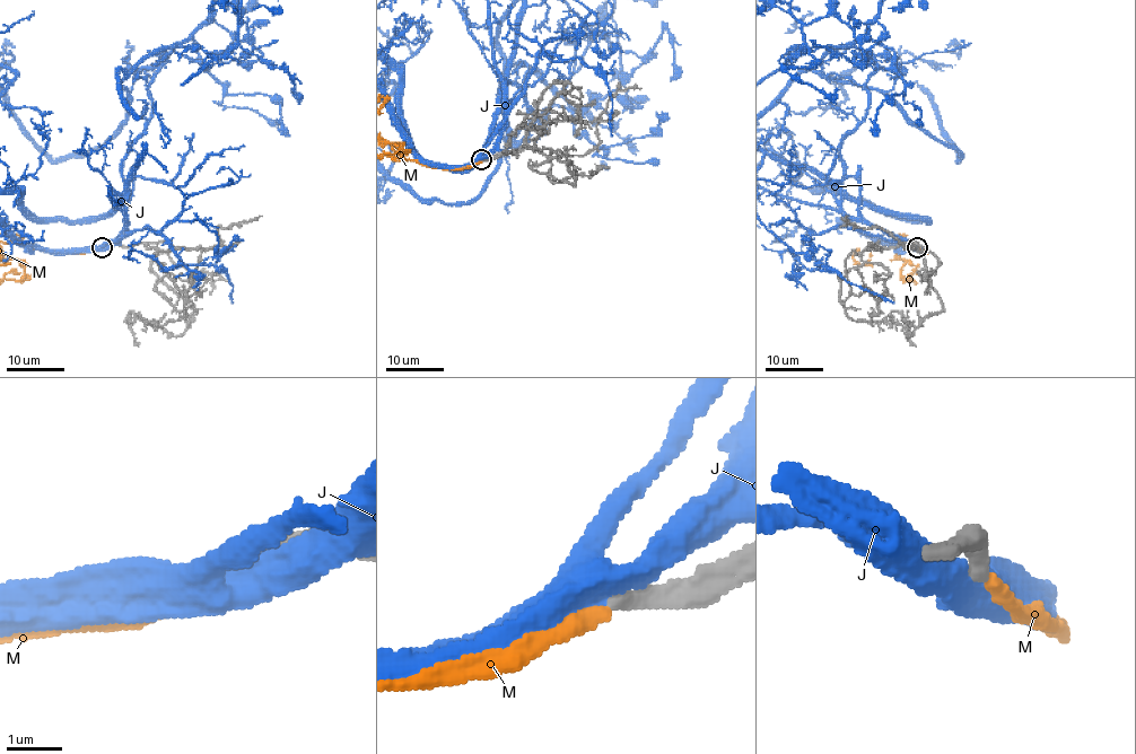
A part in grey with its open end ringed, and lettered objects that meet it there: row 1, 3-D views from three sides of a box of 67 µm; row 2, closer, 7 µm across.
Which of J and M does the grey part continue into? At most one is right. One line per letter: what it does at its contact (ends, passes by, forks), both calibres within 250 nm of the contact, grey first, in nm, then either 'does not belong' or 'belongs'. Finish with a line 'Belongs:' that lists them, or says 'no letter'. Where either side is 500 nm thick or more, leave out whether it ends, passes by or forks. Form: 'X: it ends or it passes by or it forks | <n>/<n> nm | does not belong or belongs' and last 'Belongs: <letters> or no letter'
J: 300/550 nm | does not belong
M: it ends | 280/280 nm | does not belong
Belongs: no letter

